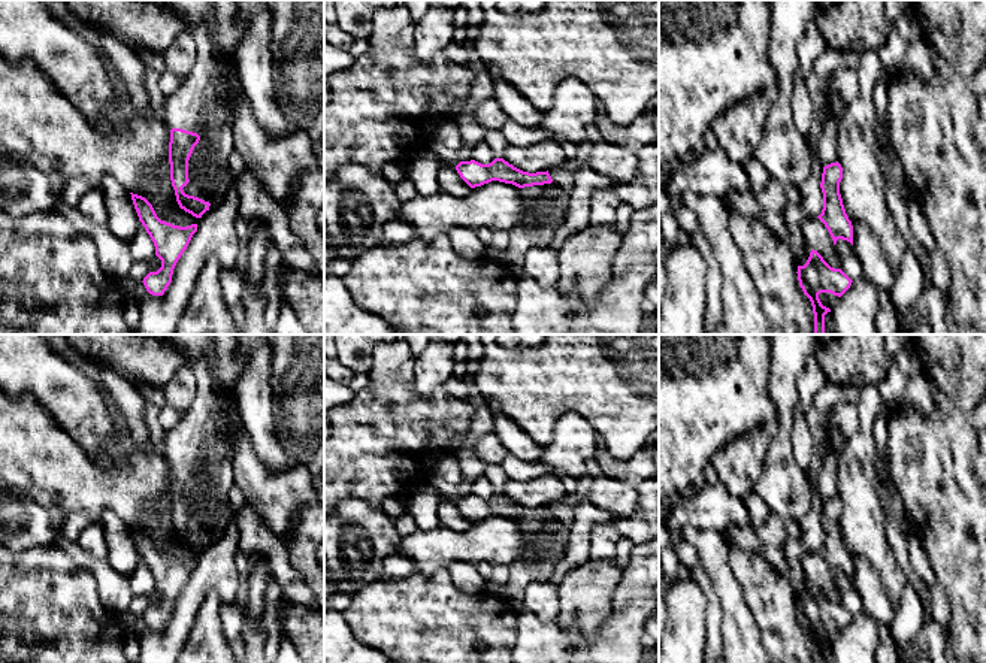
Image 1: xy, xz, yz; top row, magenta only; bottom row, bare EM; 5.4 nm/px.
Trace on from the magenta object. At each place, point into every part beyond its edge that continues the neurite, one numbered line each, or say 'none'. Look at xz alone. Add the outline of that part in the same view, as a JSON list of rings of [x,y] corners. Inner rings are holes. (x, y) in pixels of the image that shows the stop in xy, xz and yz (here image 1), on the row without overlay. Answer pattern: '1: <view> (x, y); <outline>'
1: xz (546, 539); [[[544,518],[521,523],[523,554],[533,561],[557,564],[566,551],[569,527],[556,518]]]

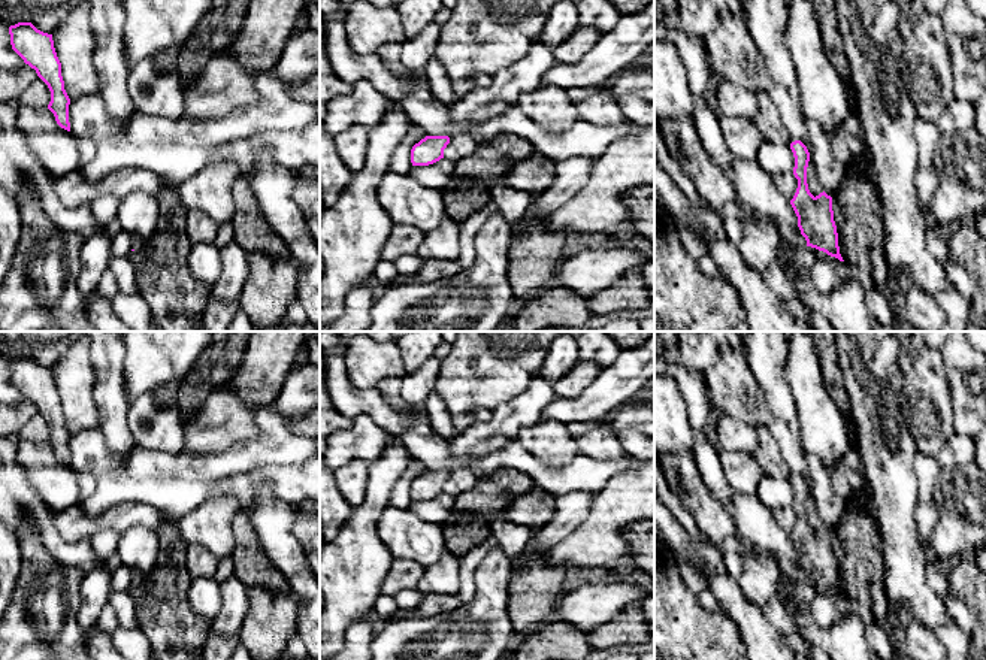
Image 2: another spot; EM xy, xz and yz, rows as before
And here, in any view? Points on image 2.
none

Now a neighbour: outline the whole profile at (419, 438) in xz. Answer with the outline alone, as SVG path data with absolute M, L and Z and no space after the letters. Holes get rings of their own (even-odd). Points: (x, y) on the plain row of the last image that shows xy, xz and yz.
M414 418L399 438L411 457L423 461L427 470L448 470L454 463L453 440L438 436L427 418Z

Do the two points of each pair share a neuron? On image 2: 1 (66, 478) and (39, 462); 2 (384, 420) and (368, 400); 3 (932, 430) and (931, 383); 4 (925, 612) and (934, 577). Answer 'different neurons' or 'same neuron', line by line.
1: same neuron
2: same neuron
3: same neuron
4: different neurons

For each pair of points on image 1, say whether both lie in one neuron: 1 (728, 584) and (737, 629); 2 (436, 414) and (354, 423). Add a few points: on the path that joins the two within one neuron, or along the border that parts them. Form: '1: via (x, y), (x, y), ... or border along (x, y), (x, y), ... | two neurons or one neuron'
1: via (729, 595), (737, 618) | one neuron
2: via (416, 421), (375, 421) | one neuron

